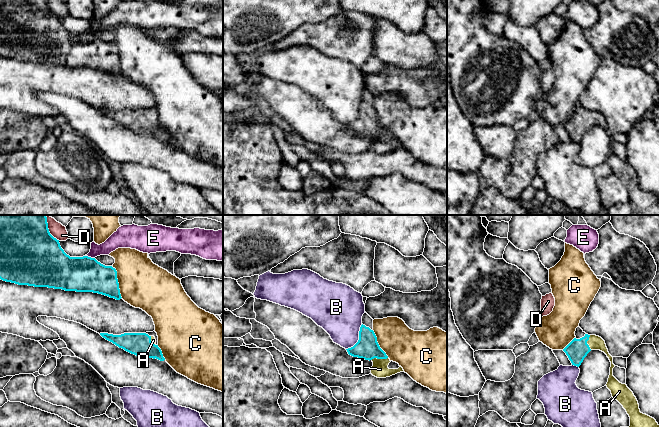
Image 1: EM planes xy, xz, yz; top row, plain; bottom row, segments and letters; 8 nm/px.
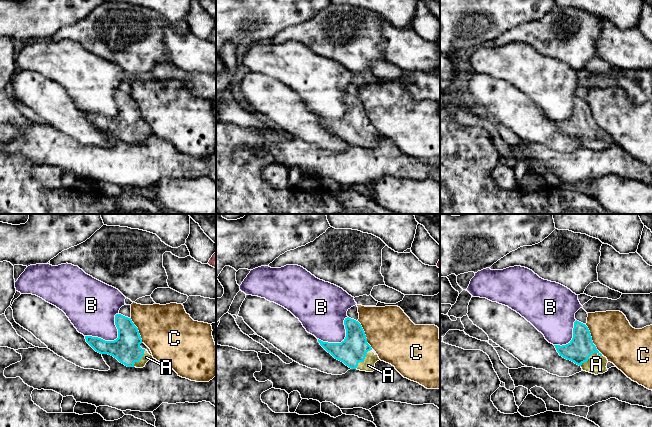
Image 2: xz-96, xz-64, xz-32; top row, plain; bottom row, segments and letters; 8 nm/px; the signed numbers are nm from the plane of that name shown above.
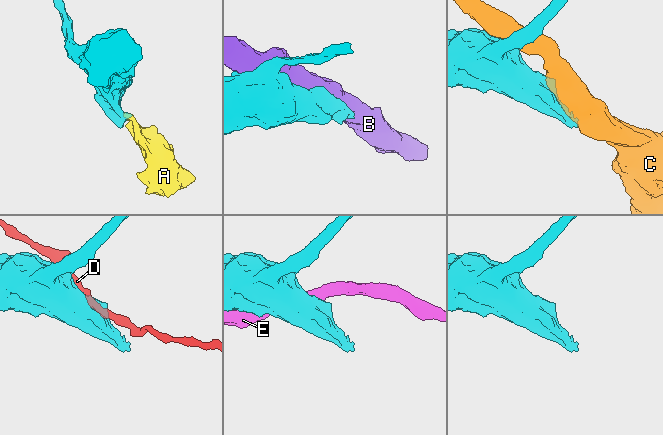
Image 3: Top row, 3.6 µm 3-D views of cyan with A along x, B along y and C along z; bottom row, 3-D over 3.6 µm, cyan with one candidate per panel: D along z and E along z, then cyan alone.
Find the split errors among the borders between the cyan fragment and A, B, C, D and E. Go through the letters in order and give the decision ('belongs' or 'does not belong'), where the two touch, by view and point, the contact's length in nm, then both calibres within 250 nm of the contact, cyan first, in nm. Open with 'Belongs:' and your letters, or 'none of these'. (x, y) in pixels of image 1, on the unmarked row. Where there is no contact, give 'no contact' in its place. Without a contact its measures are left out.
Belongs: A
A: belongs | xz (379, 134) | 140 nm | 190/130 nm
B: does not belong | xz (359, 114) | 240 nm | 190/360 nm
C: does not belong | xy (117, 57) | 280 nm | 280/380 nm
D: does not belong | xy (49, 9) | 170 nm | 480/120 nm
E: does not belong | xy (90, 33) | 80 nm | 280/120 nm

